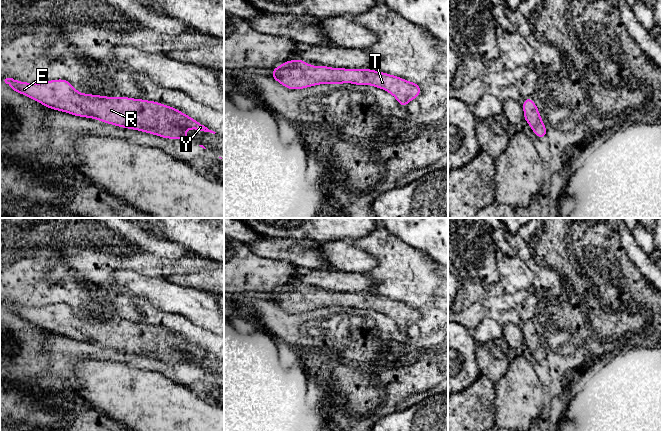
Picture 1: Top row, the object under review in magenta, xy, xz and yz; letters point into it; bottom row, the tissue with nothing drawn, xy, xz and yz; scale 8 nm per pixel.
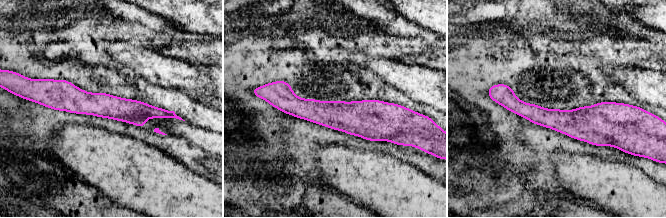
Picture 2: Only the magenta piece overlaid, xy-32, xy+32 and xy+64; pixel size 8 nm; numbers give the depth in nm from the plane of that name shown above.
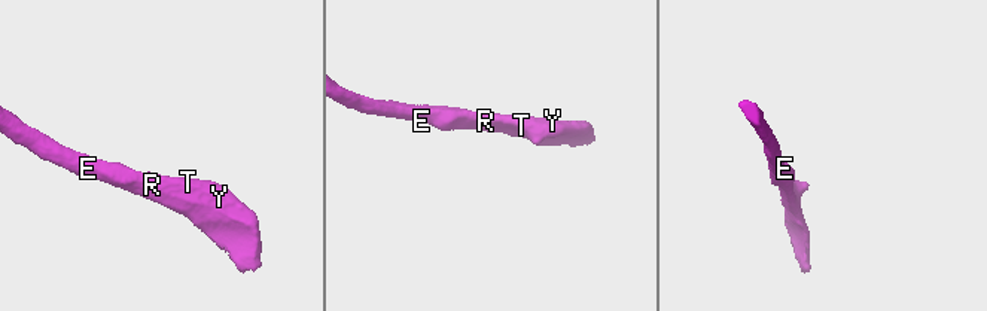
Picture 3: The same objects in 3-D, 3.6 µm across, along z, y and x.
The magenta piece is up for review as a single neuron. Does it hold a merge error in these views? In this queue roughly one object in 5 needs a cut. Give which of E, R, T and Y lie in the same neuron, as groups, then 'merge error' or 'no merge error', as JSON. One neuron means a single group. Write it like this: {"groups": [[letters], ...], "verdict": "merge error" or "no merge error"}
{"groups": [["E", "R", "T", "Y"]], "verdict": "no merge error"}

